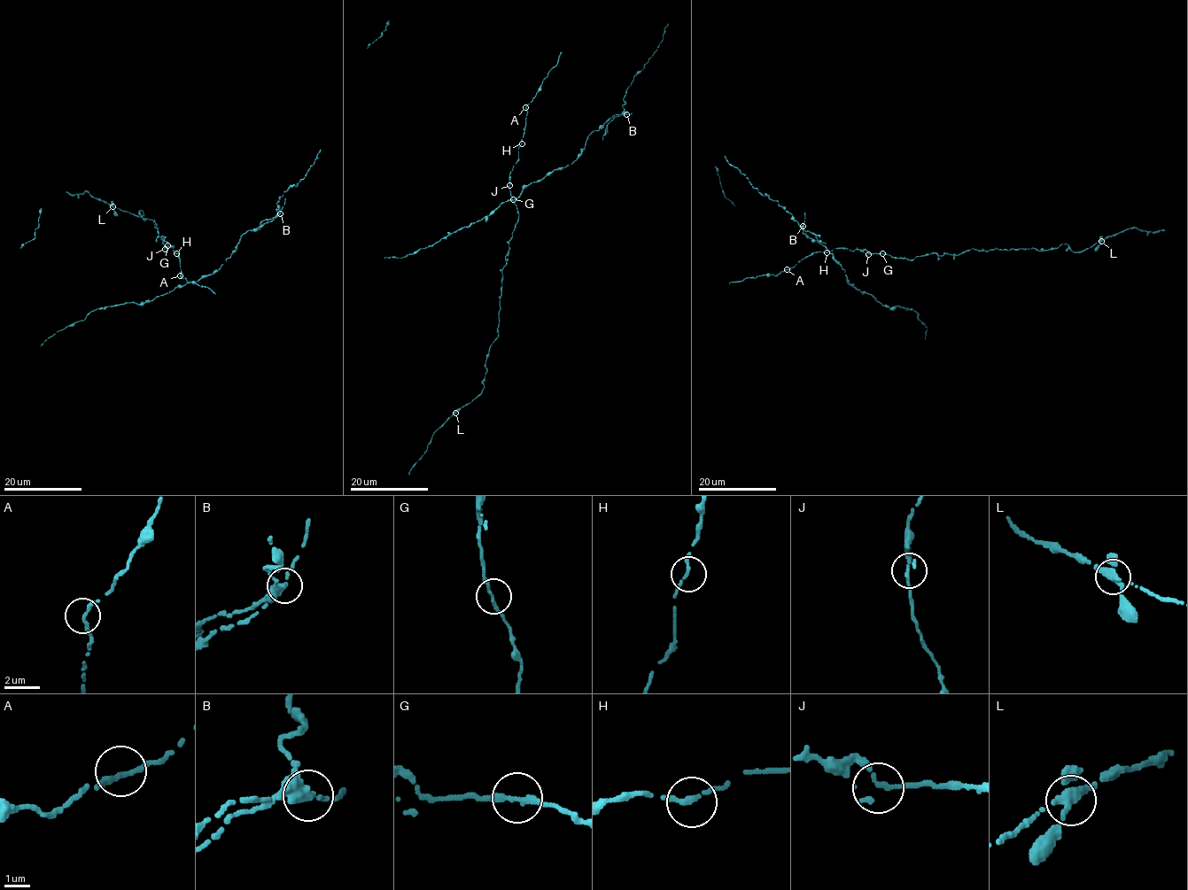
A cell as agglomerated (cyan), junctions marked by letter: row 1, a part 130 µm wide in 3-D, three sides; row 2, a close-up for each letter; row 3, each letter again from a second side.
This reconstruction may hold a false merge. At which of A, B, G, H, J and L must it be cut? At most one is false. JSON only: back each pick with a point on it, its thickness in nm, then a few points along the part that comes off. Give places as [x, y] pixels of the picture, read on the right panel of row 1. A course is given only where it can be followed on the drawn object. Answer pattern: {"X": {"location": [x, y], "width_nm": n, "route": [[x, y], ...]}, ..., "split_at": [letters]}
{"B": {"location": [803, 226], "width_nm": 320}, "split_at": ["B"]}

